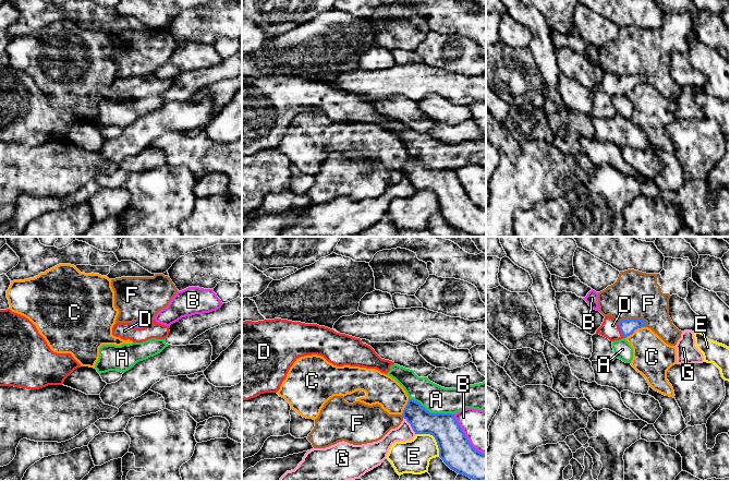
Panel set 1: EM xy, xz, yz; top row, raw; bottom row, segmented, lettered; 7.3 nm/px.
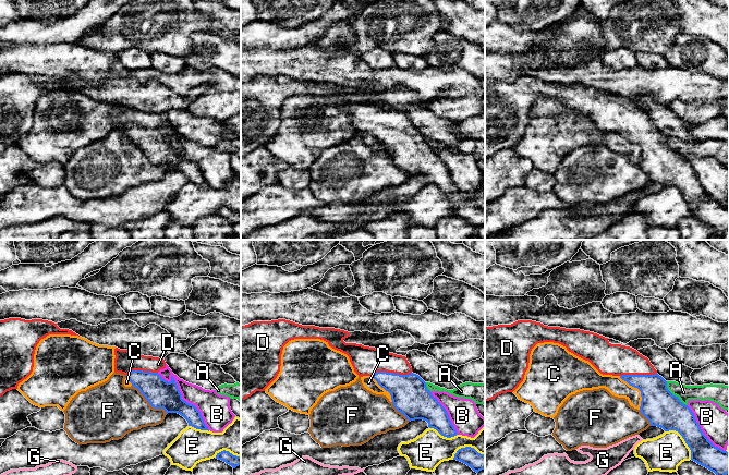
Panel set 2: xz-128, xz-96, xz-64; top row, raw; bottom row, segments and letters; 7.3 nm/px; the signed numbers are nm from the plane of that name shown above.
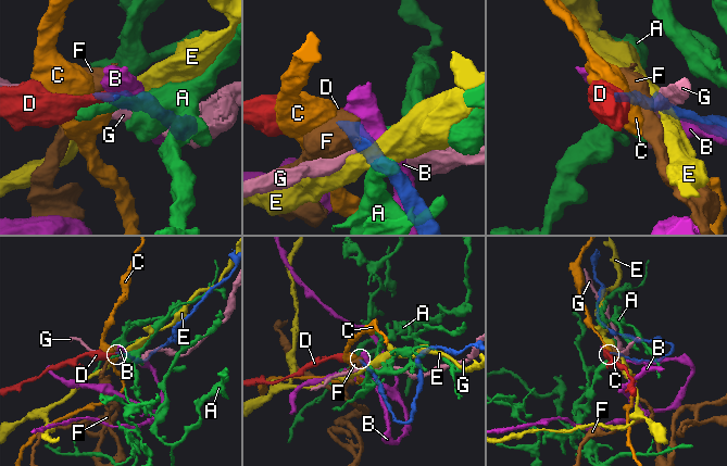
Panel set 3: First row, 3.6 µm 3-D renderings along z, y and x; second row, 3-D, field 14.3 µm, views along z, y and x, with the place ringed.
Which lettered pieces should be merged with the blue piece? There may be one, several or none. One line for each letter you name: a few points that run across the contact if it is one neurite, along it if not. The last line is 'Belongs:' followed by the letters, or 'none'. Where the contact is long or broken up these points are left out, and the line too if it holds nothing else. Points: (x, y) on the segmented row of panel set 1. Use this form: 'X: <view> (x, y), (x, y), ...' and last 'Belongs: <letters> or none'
D: xy (140, 324), (142, 327), (124, 331)
Belongs: D

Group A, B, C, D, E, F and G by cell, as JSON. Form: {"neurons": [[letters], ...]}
{"neurons": [["A"], ["B"], ["C"], ["D"], ["E"], ["F"], ["G"]]}

